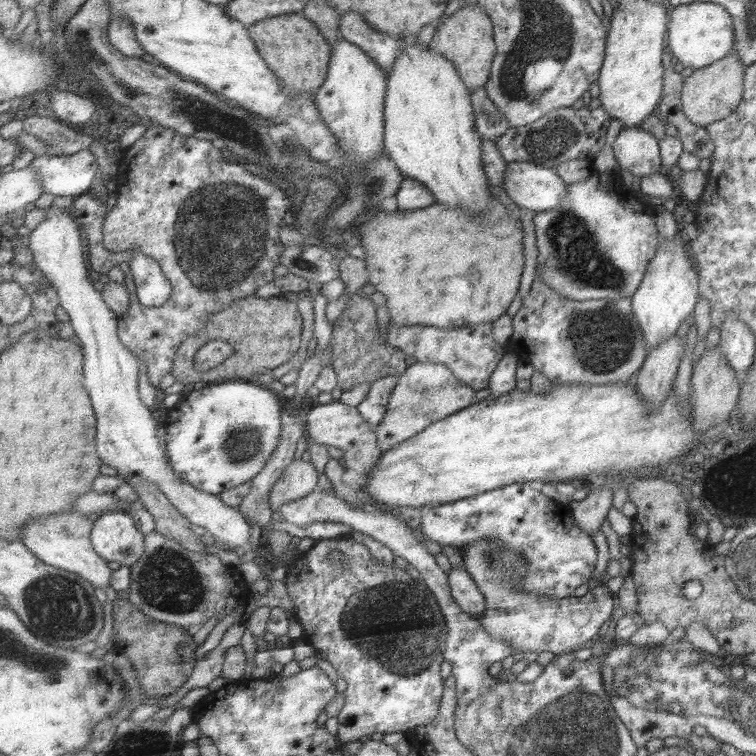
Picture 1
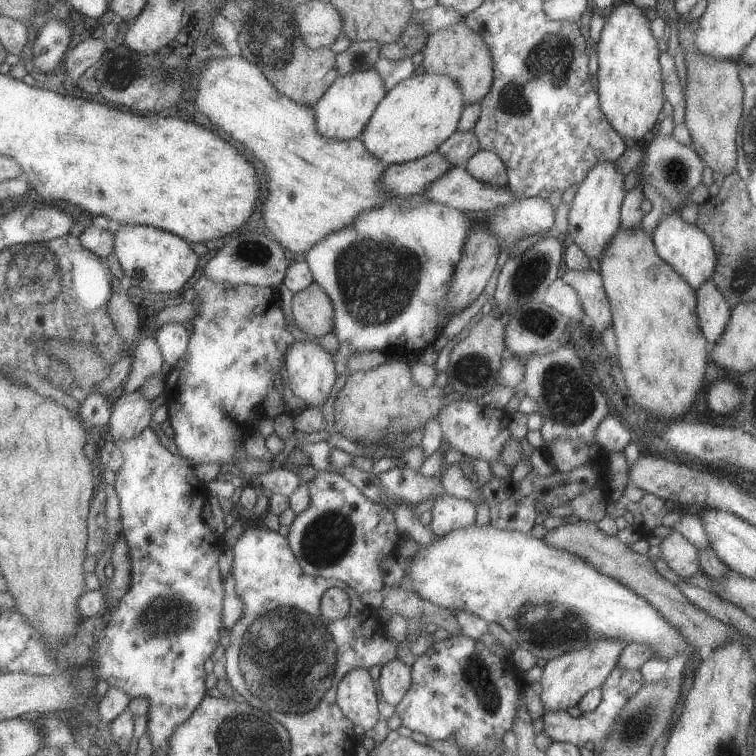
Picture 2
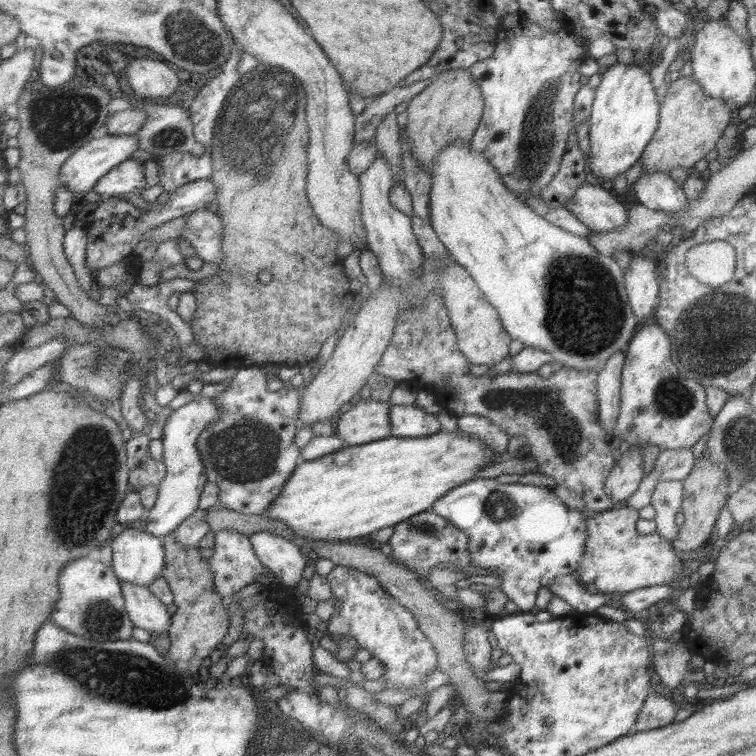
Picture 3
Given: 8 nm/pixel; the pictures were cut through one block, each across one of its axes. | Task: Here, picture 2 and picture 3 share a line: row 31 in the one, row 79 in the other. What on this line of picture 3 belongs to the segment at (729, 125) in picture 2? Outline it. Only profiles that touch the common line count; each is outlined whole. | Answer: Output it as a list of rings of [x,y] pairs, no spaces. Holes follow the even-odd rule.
[[[691,76],[667,81],[667,91],[658,109],[658,126],[649,143],[645,145],[640,161],[642,173],[663,173],[674,167],[692,172],[696,162],[715,148],[715,144],[730,124],[731,106],[722,99],[705,95]]]

